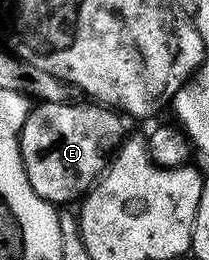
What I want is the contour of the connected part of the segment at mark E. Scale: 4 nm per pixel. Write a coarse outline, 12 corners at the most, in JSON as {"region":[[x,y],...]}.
{"region":[[103,104],[33,105],[20,128],[24,179],[75,203],[125,137]]}

